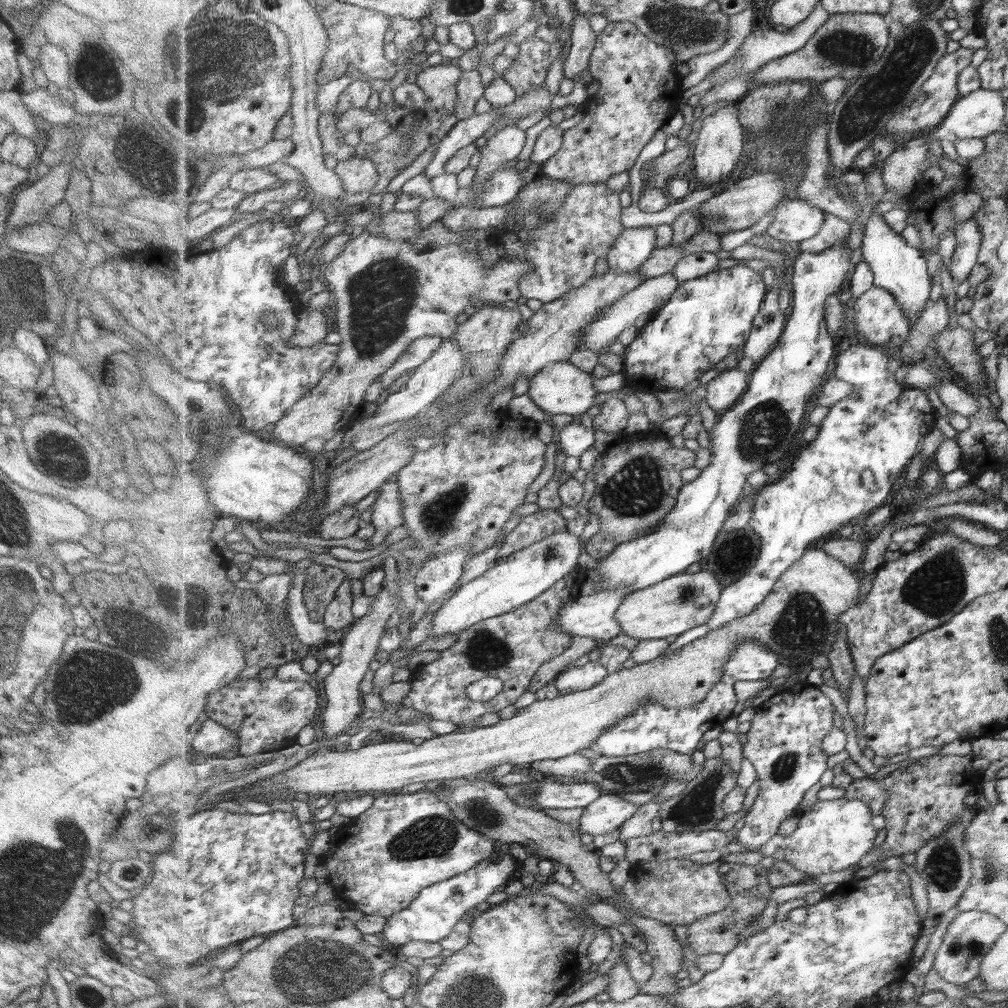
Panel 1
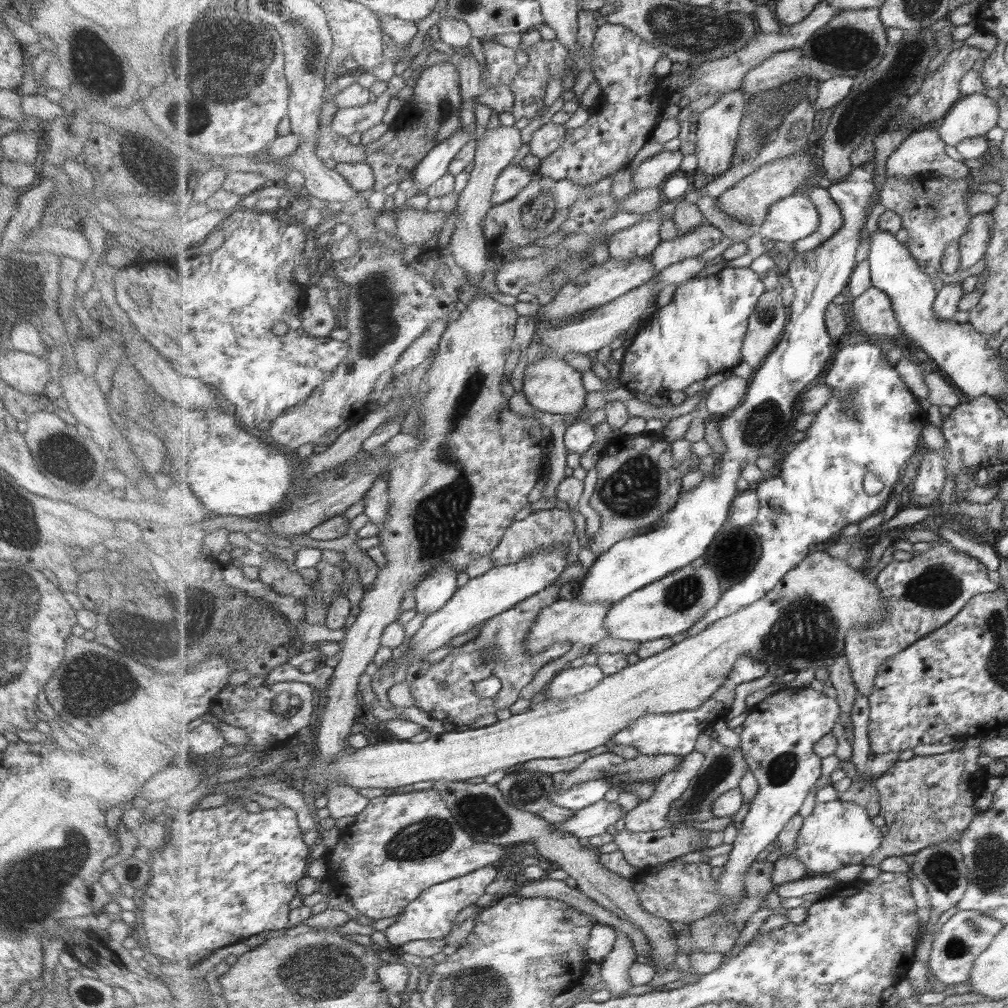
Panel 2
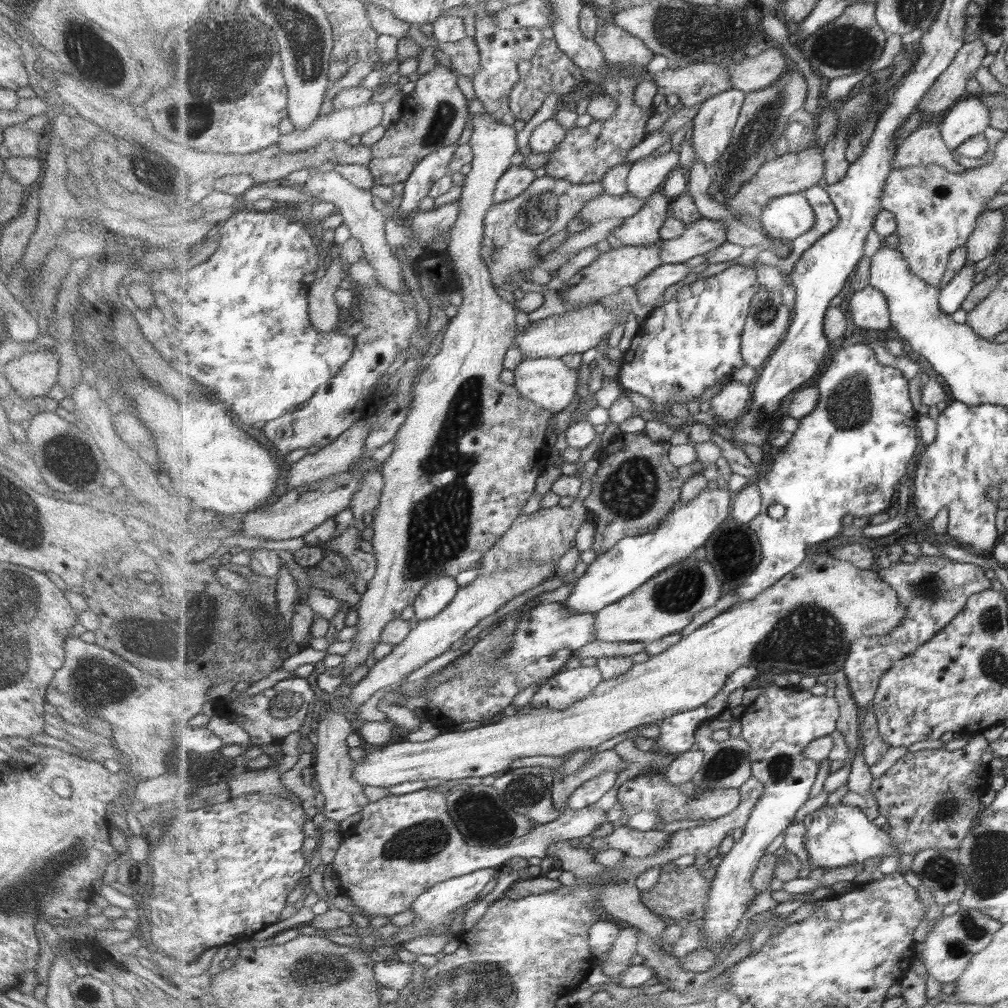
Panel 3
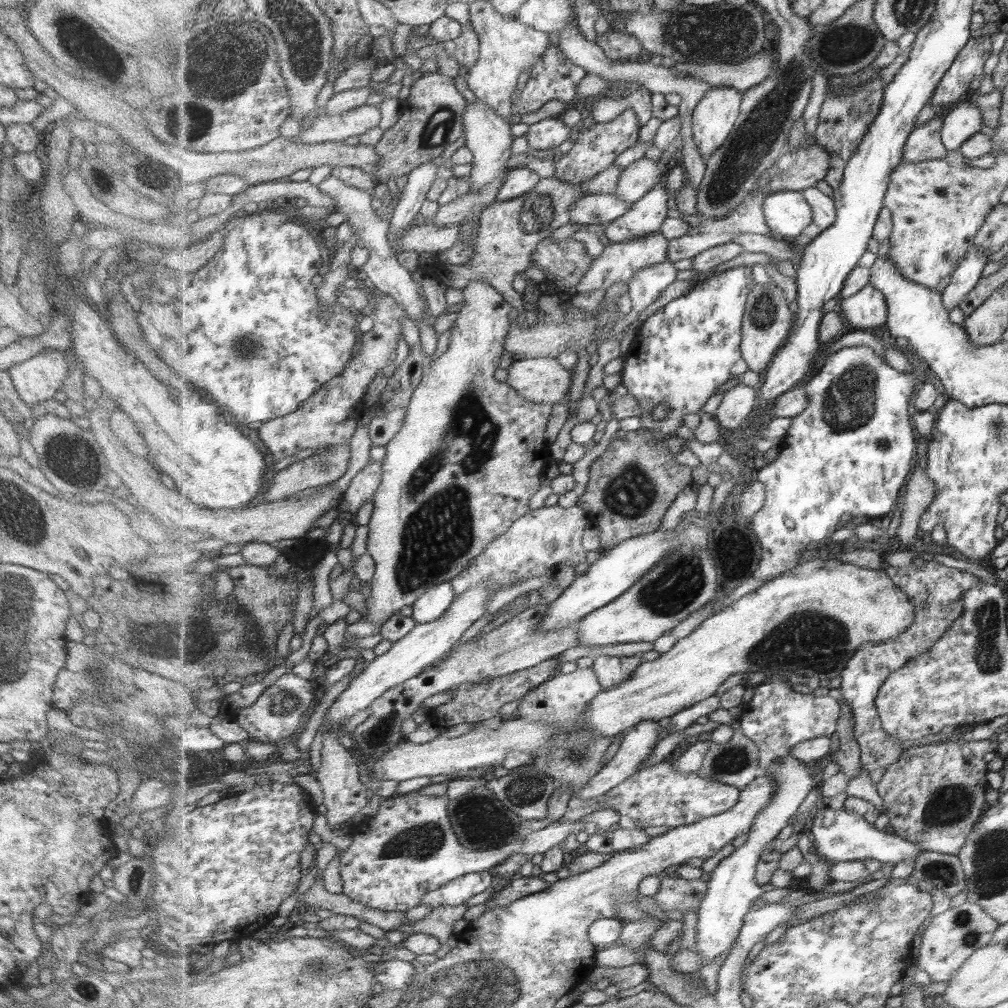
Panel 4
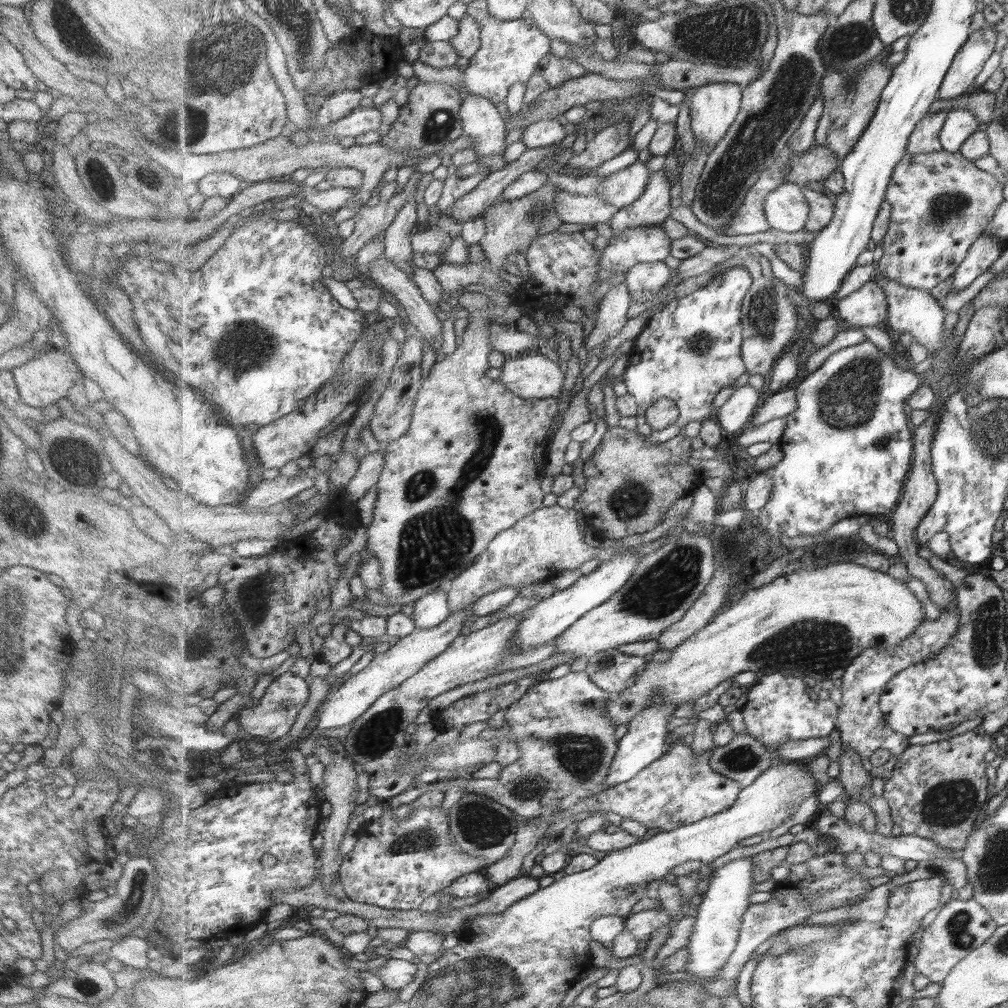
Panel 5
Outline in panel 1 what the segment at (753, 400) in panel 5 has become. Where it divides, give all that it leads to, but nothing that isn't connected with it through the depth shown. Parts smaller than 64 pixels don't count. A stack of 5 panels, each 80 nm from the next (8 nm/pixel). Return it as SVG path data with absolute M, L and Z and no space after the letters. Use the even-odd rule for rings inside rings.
M740 368L723 371L706 384L706 401L721 413L733 408L747 391L749 379Z

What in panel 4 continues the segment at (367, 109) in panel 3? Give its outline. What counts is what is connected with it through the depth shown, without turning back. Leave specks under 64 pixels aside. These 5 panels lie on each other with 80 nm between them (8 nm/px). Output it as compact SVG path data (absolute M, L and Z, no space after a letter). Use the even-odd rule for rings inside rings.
M361 106L343 115L319 114L313 125L291 140L297 144L343 143L347 138L361 137L371 129L380 127L381 108Z

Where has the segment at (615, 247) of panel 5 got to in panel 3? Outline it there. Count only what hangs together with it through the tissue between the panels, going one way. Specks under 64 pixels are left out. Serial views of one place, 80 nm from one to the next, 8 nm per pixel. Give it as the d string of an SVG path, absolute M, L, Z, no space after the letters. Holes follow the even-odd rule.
M659 239L651 246L623 246L623 248L610 248L607 252L600 254L589 266L581 269L575 274L574 280L567 283L561 290L560 297L569 304L579 304L574 308L587 306L588 300L594 304L599 303L600 298L611 296L625 286L635 286L636 282L643 280L650 272L663 265L661 260L661 247L664 240Z

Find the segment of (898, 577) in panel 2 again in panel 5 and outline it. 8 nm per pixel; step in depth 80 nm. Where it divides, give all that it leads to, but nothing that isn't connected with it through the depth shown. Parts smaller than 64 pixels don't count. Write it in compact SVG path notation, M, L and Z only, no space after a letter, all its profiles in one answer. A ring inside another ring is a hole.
M964 579L951 582L955 584L953 590L953 601L949 607L941 608L941 615L936 620L925 621L921 627L915 631L915 635L903 643L895 644L895 647L887 649L871 648L867 649L863 655L855 658L855 661L845 672L840 673L843 692L840 713L837 715L837 730L840 732L842 740L841 748L847 750L852 748L861 755L864 767L875 777L880 777L883 781L889 780L894 775L895 767L898 766L898 758L910 747L909 736L894 733L894 730L887 724L882 711L880 699L886 686L899 675L899 672L910 668L913 665L931 661L947 649L947 644L957 637L959 631L960 614L959 609L959 586L965 584ZM879 748L885 748L891 752L892 757L883 765L873 766L871 764L871 754Z

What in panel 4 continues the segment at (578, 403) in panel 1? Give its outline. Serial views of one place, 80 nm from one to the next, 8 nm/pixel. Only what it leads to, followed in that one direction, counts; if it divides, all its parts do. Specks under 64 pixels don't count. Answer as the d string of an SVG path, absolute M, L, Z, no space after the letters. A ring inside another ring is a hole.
M558 358L515 360L508 369L507 384L535 404L557 404L569 398L573 370L565 368Z

